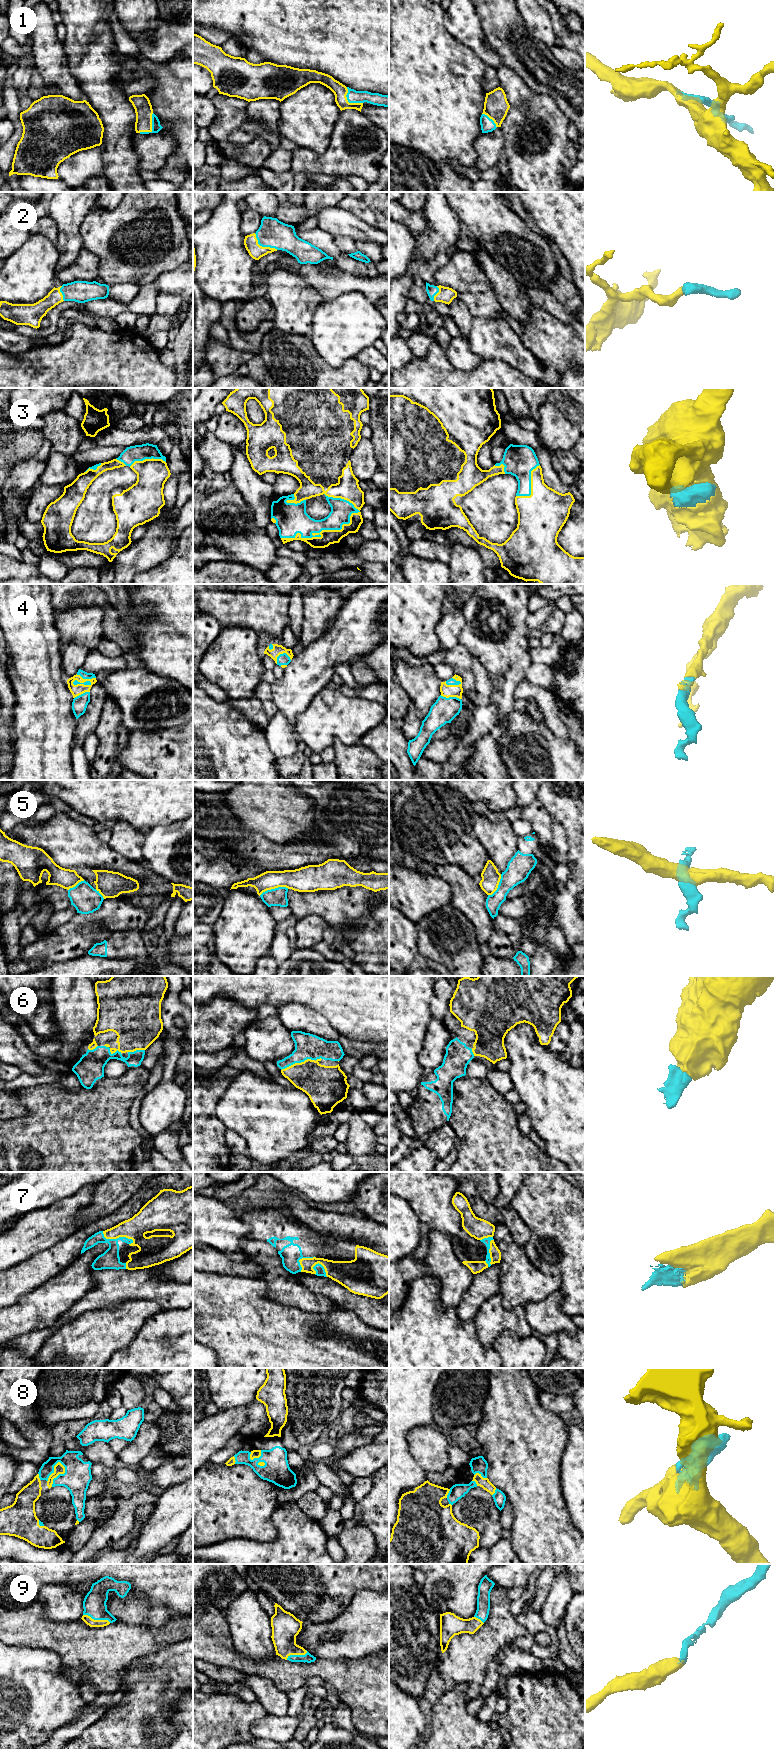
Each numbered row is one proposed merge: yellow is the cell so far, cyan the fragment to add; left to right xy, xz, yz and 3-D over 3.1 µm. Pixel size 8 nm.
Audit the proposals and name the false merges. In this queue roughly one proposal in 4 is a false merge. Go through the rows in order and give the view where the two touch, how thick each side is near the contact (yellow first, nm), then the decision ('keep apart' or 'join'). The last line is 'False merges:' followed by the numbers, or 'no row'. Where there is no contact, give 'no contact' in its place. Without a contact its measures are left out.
1: xy | 140/80 nm | join
2: xz | 120/220 nm | join
3: xz | 120/220 nm | join
4: yz | 100/50 nm | join
5: xz | 190/140 nm | keep apart
6: xz | 300/200 nm | join
7: xy | 190/150 nm | join
8: xy | 80/220 nm | join
9: xy | 70/190 nm | join
False merges: 5

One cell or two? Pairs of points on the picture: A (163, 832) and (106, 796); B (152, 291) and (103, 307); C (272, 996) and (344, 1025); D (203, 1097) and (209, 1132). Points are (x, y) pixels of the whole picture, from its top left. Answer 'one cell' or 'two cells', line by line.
A: two cells
B: one cell
C: one cell
D: one cell

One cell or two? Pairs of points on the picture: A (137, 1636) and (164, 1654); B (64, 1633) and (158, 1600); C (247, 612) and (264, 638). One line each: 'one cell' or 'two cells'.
A: two cells
B: two cells
C: two cells

